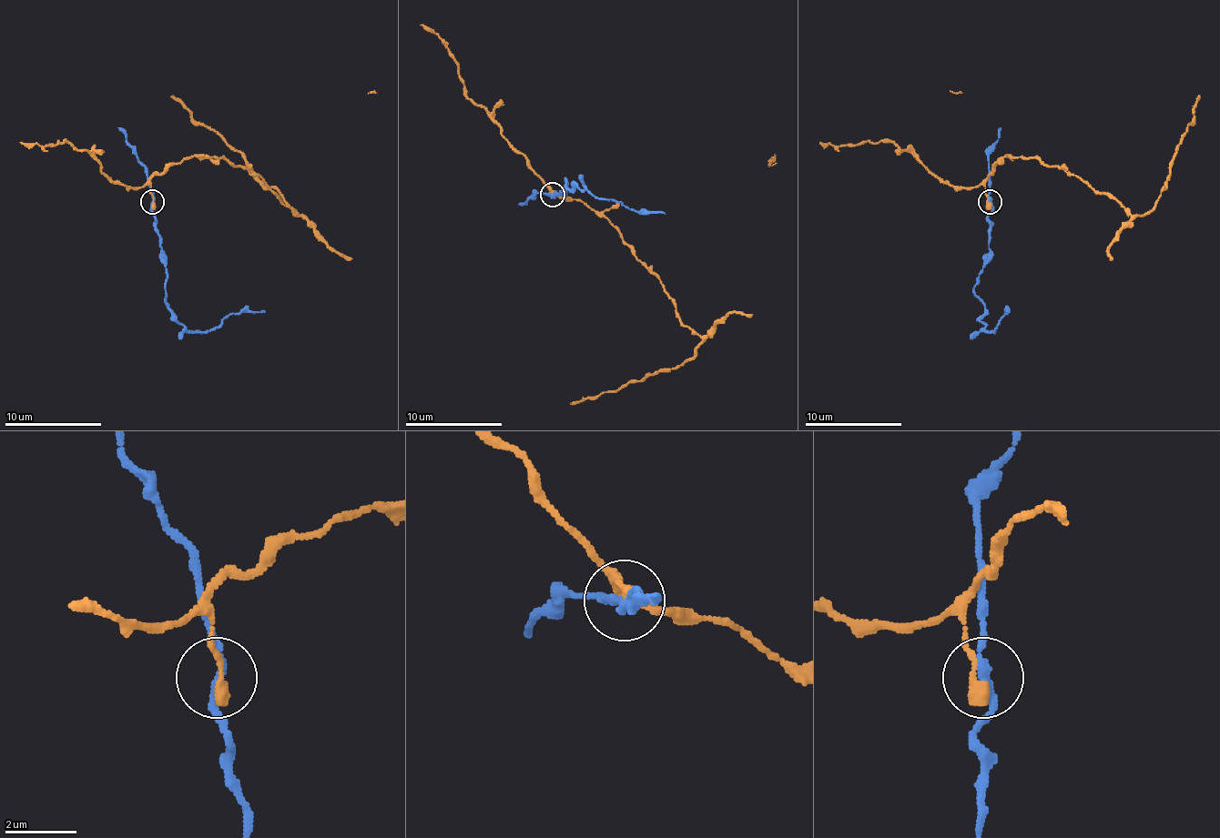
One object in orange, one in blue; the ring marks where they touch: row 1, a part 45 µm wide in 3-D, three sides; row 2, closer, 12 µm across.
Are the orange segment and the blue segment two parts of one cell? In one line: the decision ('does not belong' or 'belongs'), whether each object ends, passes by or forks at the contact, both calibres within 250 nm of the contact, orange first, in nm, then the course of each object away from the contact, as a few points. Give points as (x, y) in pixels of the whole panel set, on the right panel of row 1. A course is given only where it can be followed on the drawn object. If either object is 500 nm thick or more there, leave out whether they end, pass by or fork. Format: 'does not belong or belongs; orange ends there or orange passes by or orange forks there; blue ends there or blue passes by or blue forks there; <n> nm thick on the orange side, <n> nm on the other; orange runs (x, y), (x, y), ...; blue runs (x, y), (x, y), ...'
does not belong; orange ends there; blue passes by; 340 nm thick on the orange side, 190 nm on the other; orange runs (988, 204), (985, 179), (995, 165), (1029, 157), (1065, 167), (1138, 216), (1155, 206), (1164, 186), (1199, 95); blue runs (991, 201), (988, 261), (973, 288), (985, 307), (981, 319), (991, 332), (1010, 310)

